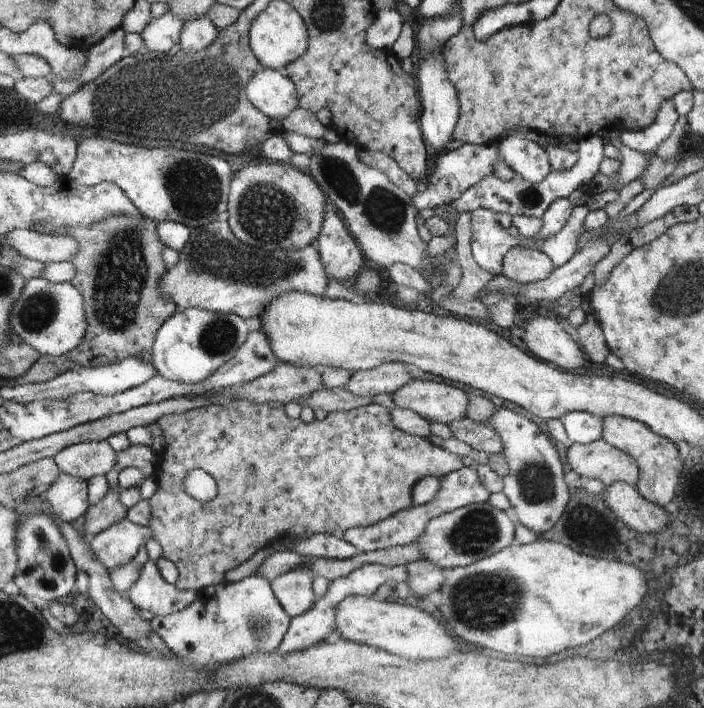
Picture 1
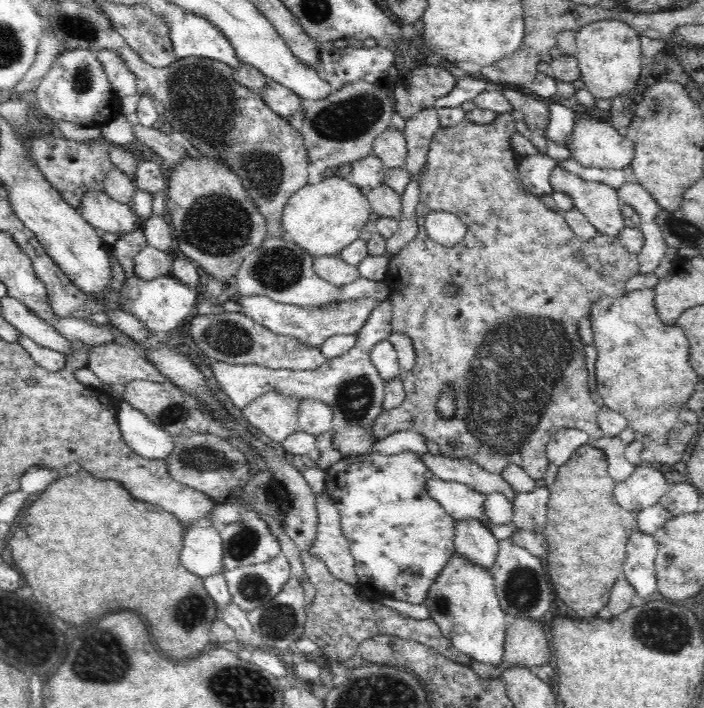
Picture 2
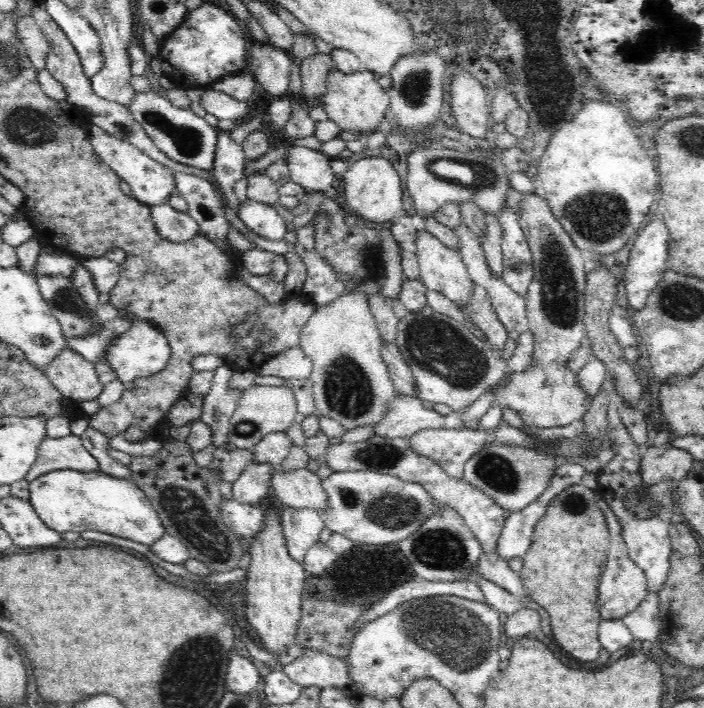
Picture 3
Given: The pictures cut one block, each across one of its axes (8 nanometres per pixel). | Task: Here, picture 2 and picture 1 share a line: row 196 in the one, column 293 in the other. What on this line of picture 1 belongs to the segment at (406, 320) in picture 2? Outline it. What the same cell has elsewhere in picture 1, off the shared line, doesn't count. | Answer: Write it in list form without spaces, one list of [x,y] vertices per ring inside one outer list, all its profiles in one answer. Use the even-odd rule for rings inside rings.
[[[230,399],[224,402],[216,402],[214,405],[200,407],[185,413],[161,416],[157,422],[161,428],[161,435],[164,436],[164,446],[162,452],[158,454],[158,466],[156,466],[154,476],[158,481],[157,491],[149,498],[151,506],[150,530],[153,538],[160,543],[163,550],[163,557],[175,564],[178,569],[179,577],[175,582],[175,587],[181,591],[196,591],[212,586],[217,581],[224,581],[225,574],[234,570],[237,566],[244,564],[260,548],[268,546],[274,540],[280,540],[284,536],[302,536],[328,534],[332,530],[347,531],[360,527],[367,527],[378,524],[389,516],[397,512],[408,510],[413,506],[412,491],[414,485],[425,476],[436,477],[442,480],[451,472],[460,470],[464,467],[462,457],[457,454],[449,453],[444,449],[432,444],[428,438],[405,433],[396,428],[392,420],[390,411],[377,403],[370,403],[366,407],[360,407],[351,411],[338,411],[328,413],[323,420],[314,419],[312,422],[305,423],[302,419],[291,419],[284,411],[284,404],[278,401],[268,401],[267,403],[255,403],[244,399]],[[192,469],[202,469],[206,471],[218,484],[218,496],[210,504],[200,504],[192,500],[183,489],[183,478]]]

